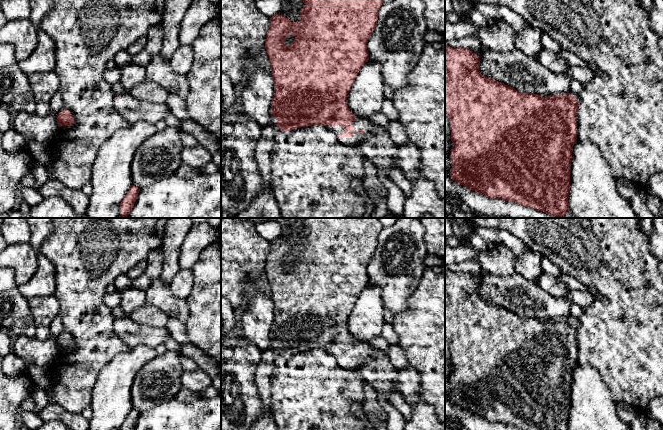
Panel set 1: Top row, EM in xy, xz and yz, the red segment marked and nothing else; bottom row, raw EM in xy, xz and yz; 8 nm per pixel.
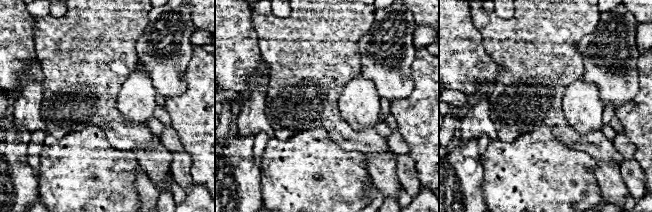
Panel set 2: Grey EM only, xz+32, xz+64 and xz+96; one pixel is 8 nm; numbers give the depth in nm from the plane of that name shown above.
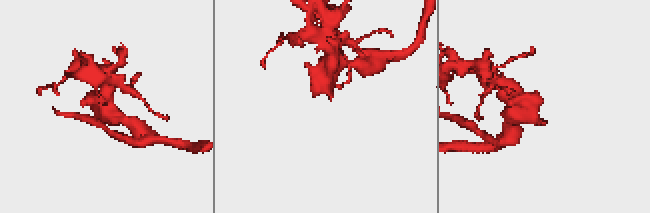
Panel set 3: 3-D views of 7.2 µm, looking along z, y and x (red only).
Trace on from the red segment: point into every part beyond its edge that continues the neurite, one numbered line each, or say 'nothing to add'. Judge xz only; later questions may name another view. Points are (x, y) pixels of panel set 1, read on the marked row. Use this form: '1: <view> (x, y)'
1: xz (369, 128)
2: xz (264, 205)

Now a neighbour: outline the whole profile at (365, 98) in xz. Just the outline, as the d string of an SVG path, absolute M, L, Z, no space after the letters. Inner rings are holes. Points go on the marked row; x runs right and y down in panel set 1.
M368 60L360 69L348 93L348 108L356 118L369 119L381 112L384 99L381 65Z

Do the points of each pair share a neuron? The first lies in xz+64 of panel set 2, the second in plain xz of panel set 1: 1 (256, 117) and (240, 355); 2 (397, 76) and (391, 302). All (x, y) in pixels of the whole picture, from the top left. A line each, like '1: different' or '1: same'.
1: different
2: same

